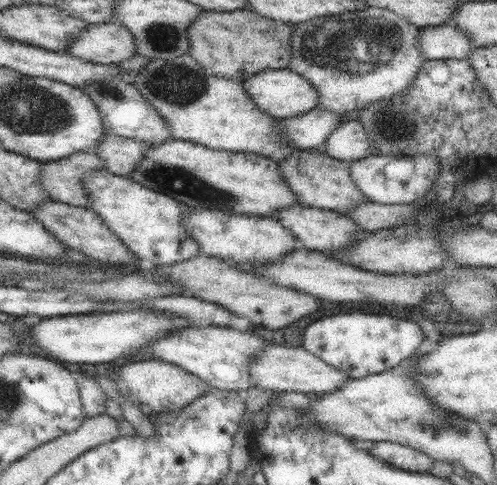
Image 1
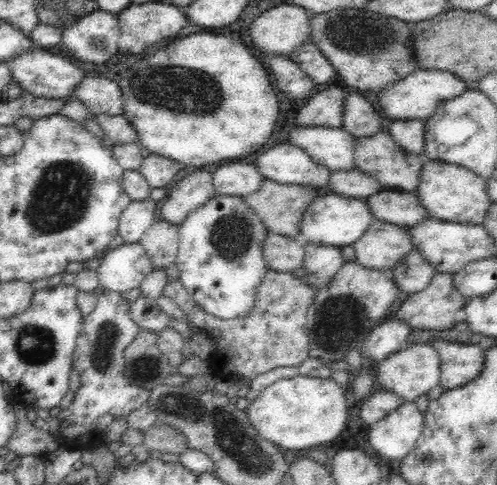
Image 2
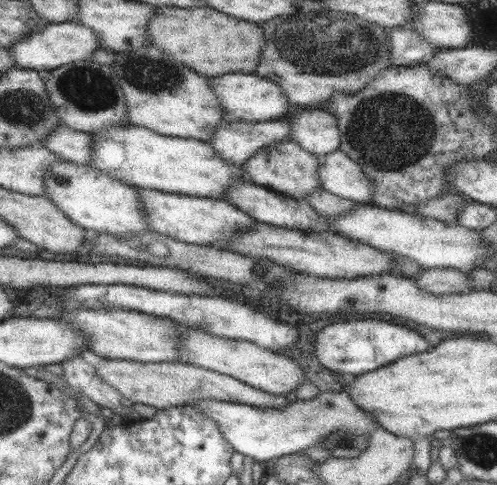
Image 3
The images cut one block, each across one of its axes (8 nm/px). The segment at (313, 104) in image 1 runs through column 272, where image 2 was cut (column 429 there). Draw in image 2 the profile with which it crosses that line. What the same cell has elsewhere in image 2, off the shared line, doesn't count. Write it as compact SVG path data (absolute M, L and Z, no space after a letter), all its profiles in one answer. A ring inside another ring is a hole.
M416 70L400 82L394 82L394 86L388 86L384 92L380 92L378 106L382 114L392 120L430 120L444 102L458 98L458 94L466 90L466 82L456 74L450 74L446 70Z

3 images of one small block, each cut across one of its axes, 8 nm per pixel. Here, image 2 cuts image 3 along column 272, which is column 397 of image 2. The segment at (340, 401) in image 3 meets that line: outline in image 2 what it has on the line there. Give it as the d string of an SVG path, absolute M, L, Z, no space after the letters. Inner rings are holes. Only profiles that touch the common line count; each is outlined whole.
M404 402L386 418L374 422L368 428L368 440L376 454L382 454L390 460L402 460L422 438L424 414L416 408L414 402Z

